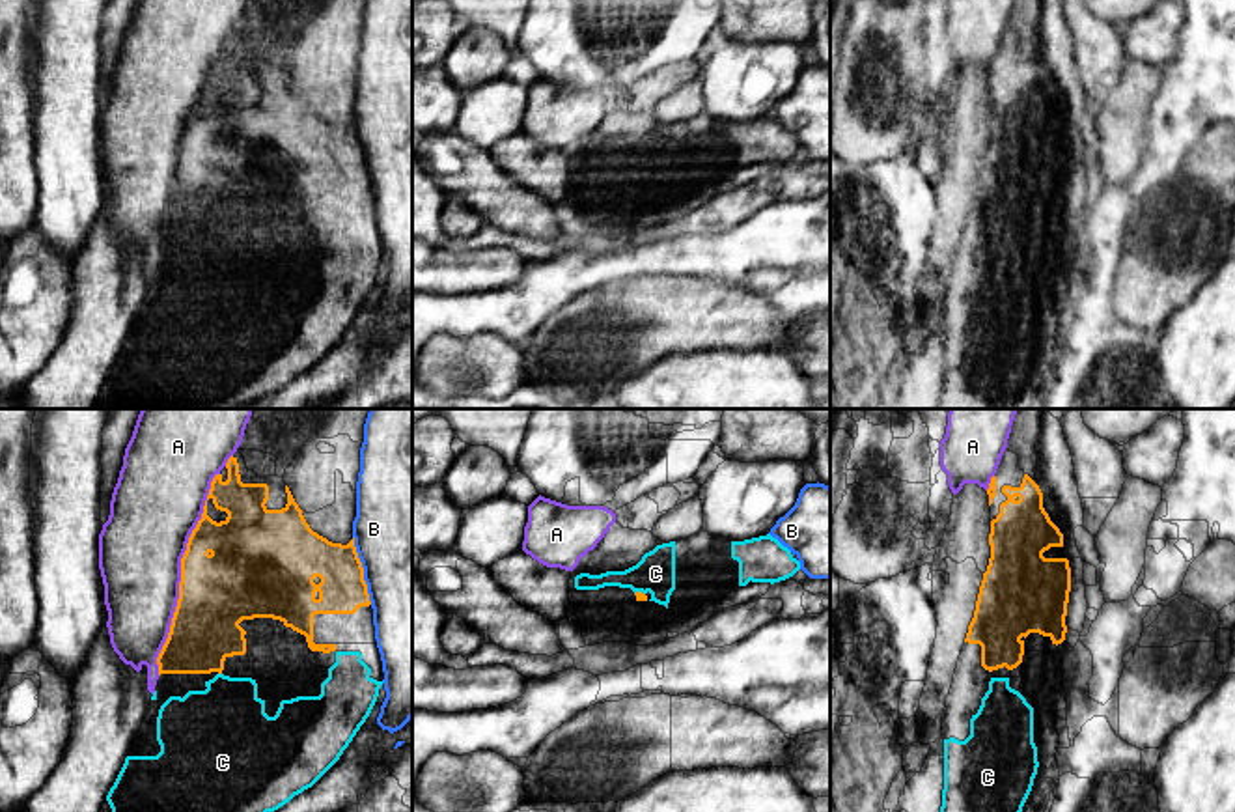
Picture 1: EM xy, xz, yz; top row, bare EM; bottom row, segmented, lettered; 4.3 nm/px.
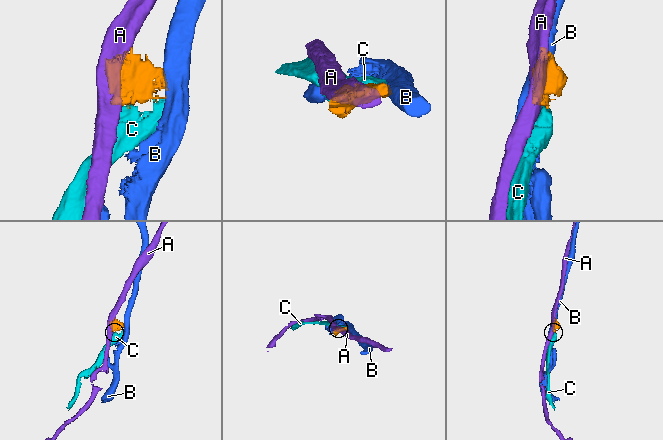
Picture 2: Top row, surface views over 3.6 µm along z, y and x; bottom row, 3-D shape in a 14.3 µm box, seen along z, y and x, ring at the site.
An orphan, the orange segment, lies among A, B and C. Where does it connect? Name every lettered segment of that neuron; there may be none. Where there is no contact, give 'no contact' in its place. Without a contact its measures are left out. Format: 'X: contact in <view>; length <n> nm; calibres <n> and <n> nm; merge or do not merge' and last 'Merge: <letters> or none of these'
A: contact in xy; length 900 nm; calibres 340 and 360 nm; do not merge
B: contact in xy; length 300 nm; calibres 200 and 480 nm; do not merge
C: contact in xz; length 50 nm; calibres 40 and 170 nm; merge
Merge: C

